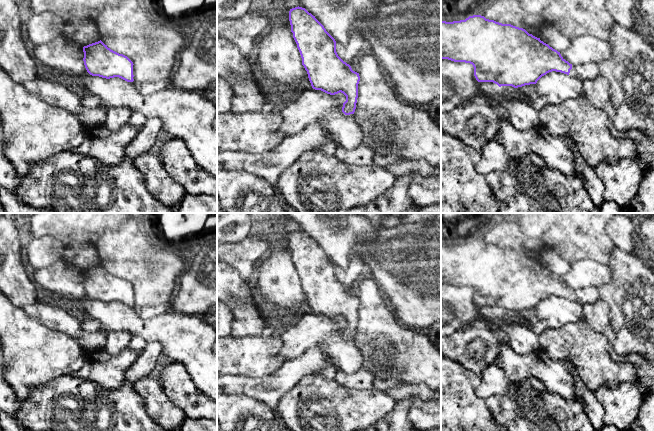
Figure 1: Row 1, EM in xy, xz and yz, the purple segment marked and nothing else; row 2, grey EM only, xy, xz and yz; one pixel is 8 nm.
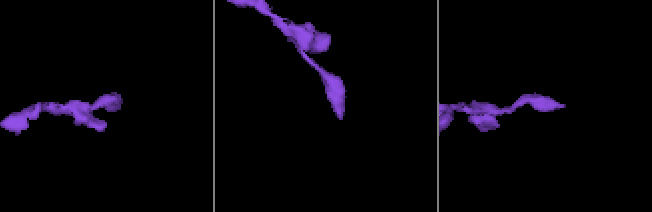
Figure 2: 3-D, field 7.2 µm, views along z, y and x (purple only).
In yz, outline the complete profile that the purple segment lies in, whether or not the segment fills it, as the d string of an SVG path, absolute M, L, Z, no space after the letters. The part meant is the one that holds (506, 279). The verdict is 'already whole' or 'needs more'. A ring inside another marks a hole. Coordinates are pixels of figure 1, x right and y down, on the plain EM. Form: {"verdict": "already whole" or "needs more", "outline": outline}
{"verdict": "needs more", "outline": "M481 239L469 240L465 244L441 245L441 283L470 287L478 306L493 306L499 311L514 312L536 308L549 296L556 295L582 305L593 304L600 299L596 287L572 289L557 274L529 258L525 253L511 248L502 248Z"}

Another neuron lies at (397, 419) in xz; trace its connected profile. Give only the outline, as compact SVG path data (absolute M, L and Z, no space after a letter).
M409 399L397 401L395 407L375 424L377 431L410 431L413 428L408 417L410 407Z

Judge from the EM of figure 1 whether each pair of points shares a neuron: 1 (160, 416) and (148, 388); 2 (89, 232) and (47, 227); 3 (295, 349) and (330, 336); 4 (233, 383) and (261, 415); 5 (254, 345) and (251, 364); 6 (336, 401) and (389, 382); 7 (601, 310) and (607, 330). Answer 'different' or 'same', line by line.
1: same
2: same
3: same
4: different
5: same
6: different
7: same

